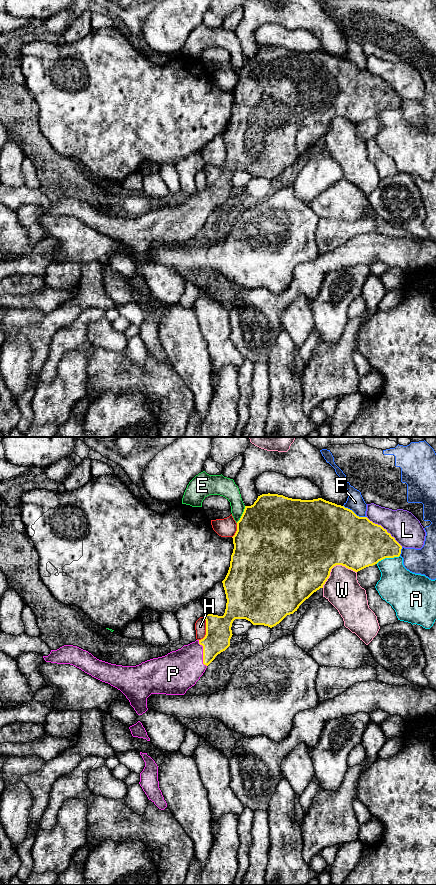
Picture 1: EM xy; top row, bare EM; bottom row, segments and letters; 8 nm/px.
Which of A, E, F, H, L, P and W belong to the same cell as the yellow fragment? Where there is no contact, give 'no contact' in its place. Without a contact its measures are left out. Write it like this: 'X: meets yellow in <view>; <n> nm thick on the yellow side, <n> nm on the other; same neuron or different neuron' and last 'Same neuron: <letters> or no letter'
A: meets yellow in xy; 400 nm thick on the yellow side, 300 nm on the other; different neuron
E: meets yellow in xy; 500 nm thick on the yellow side, 150 nm on the other; different neuron
F: meets yellow in xy; 480 nm thick on the yellow side, 140 nm on the other; different neuron
H: meets yellow in xy; 200 nm thick on the yellow side, 100 nm on the other; different neuron
L: meets yellow in xy; 420 nm thick on the yellow side, 240 nm on the other; different neuron
P: meets yellow in xy; 200 nm thick on the yellow side, 320 nm on the other; same neuron
W: meets yellow in xy; 500 nm thick on the yellow side, 280 nm on the other; different neuron
Same neuron: P

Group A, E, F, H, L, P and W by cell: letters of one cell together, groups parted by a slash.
A / E / F / H / L / P / W

